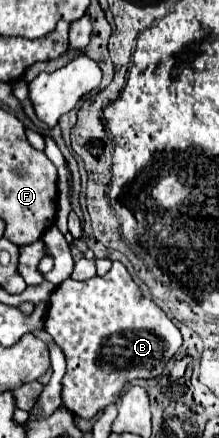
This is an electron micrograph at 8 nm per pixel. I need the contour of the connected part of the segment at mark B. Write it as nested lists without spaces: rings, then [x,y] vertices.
[[[114,261],[112,269],[104,277],[96,275],[88,281],[66,279],[58,285],[48,303],[46,331],[54,337],[56,345],[60,345],[68,361],[68,369],[62,379],[62,405],[66,405],[74,415],[86,419],[116,403],[128,381],[158,377],[182,347],[180,329],[150,297],[142,295],[138,283],[134,283],[128,269],[120,261]]]

